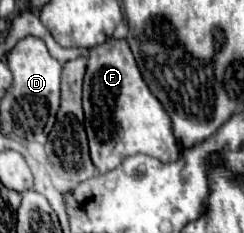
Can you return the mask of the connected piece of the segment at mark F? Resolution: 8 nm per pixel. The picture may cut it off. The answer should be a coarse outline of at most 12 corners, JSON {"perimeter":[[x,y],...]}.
{"perimeter":[[127,40],[91,50],[83,82],[99,174],[137,152],[183,156]]}

